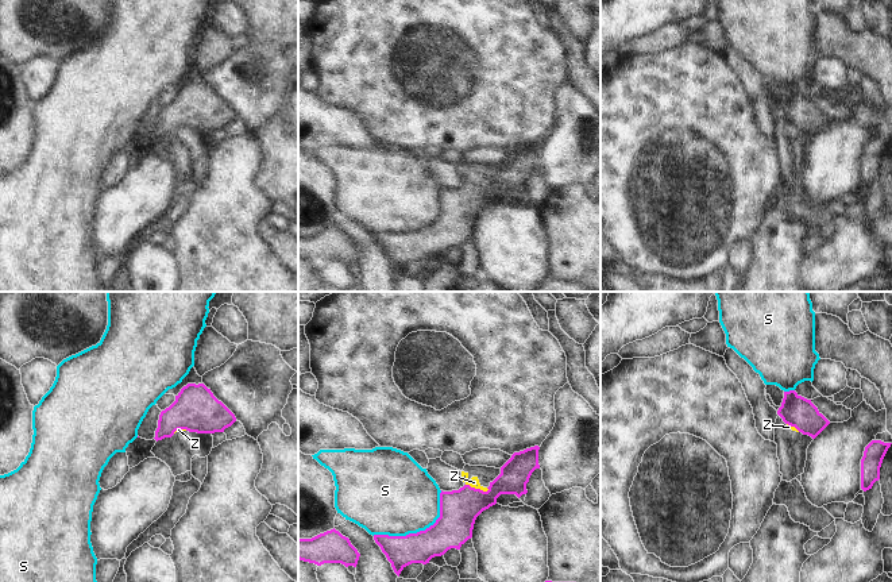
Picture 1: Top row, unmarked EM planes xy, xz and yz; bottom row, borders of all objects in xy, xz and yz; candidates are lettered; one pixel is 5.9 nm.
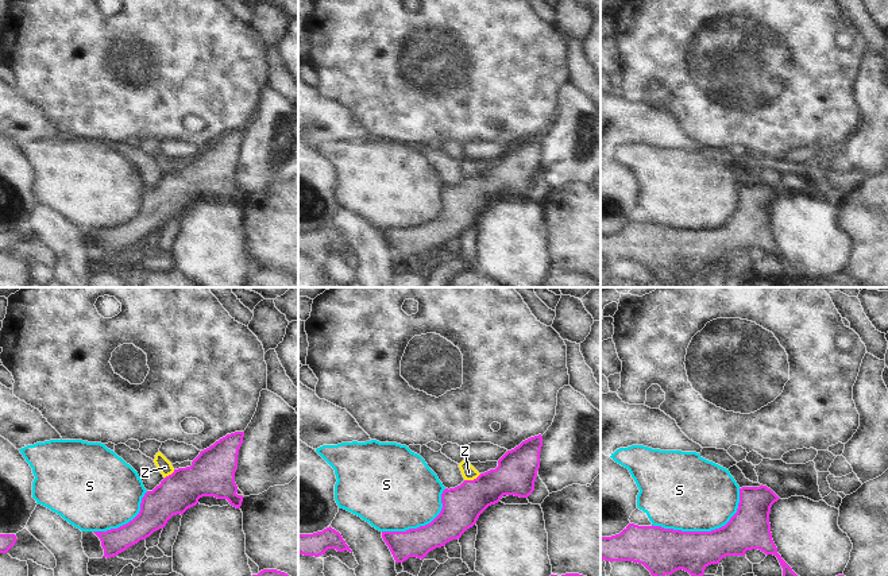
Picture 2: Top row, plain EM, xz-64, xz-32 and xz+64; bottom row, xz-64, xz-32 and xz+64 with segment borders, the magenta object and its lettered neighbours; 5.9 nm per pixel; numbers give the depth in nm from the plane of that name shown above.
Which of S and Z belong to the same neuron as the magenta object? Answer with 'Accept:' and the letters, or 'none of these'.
Accept: none of these

